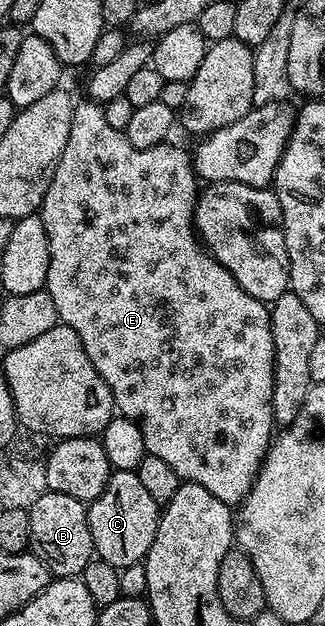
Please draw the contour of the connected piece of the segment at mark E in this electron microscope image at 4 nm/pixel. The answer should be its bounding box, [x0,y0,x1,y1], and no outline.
[38,99,277,506]

